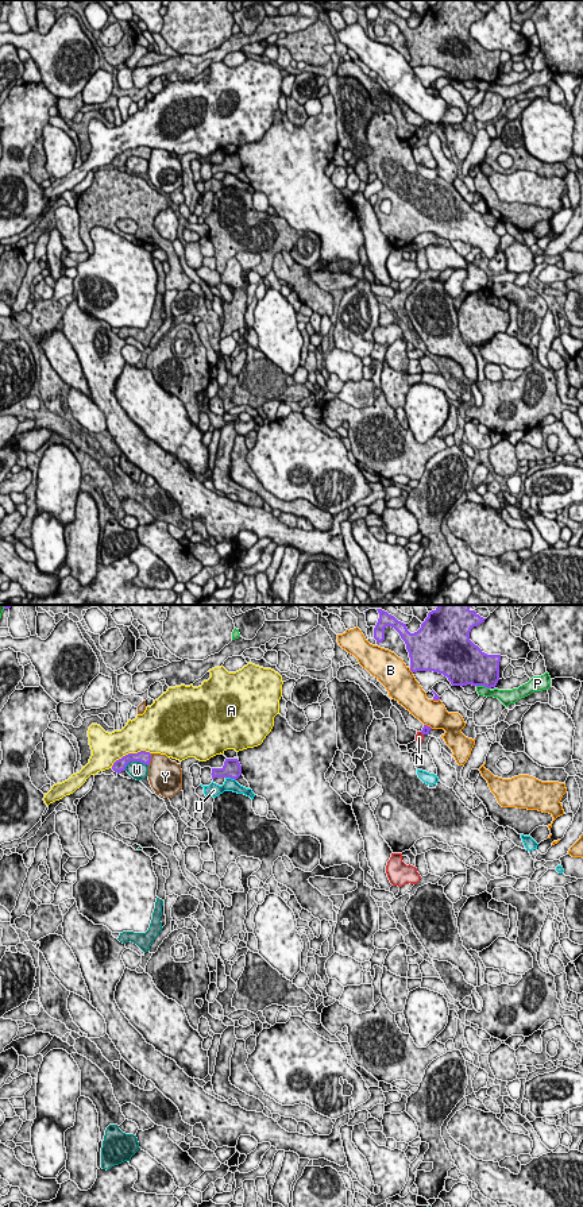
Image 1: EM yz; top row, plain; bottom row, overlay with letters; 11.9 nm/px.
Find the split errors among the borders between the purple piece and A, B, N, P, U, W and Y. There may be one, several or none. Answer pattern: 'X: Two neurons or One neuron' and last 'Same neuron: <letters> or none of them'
A: Two neurons
B: Two neurons
N: Two neurons
P: Two neurons
U: Two neurons
W: Two neurons
Y: Two neurons
Same neuron: none of them

